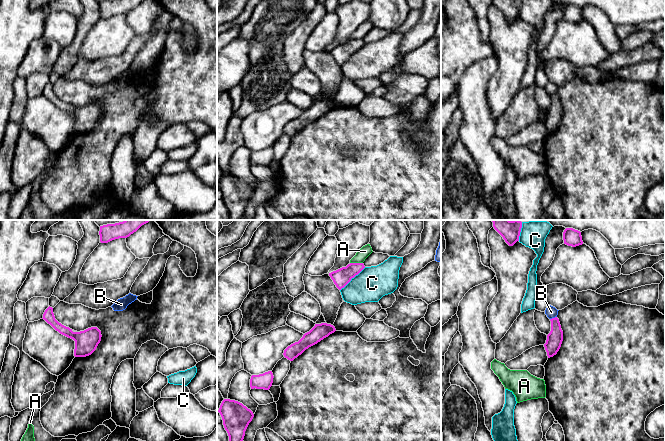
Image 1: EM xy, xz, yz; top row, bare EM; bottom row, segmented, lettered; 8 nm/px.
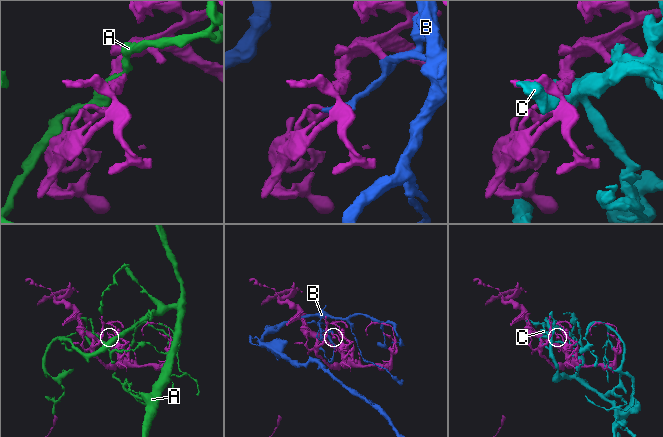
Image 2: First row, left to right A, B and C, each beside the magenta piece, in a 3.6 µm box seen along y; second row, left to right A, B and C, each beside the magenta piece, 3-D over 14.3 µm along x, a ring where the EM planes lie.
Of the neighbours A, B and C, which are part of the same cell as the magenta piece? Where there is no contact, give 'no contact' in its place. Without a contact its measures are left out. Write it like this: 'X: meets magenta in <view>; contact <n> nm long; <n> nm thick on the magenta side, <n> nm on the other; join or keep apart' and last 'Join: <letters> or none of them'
A: meets magenta in xz; contact 100 nm long; 140 nm thick on the magenta side, 90 nm on the other; keep apart
B: meets magenta in yz; contact 60 nm long; 130 nm thick on the magenta side, 90 nm on the other; keep apart
C: meets magenta in xz; contact 280 nm long; 140 nm thick on the magenta side, 280 nm on the other; keep apart
Join: none of them

